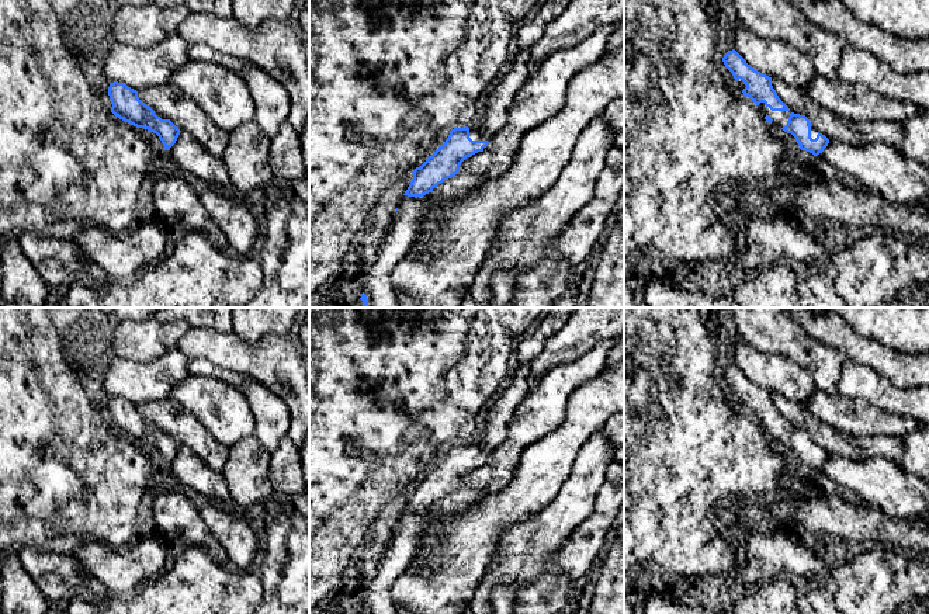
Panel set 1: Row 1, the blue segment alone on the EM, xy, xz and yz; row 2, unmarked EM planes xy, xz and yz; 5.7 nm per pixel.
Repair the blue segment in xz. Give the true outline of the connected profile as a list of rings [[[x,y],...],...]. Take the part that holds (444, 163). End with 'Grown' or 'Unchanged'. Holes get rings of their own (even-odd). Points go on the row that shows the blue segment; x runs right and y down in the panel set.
[[[519,48],[510,70],[499,80],[499,84],[486,100],[485,114],[478,124],[450,131],[444,145],[416,167],[408,190],[403,195],[423,197],[434,187],[458,174],[461,163],[483,152],[493,135],[506,124],[507,110],[516,91],[528,80],[530,48]]]. Grown

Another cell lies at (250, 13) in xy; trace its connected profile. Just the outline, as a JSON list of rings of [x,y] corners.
[[[232,0],[232,17],[245,27],[256,28],[263,21],[288,21],[298,0]]]

